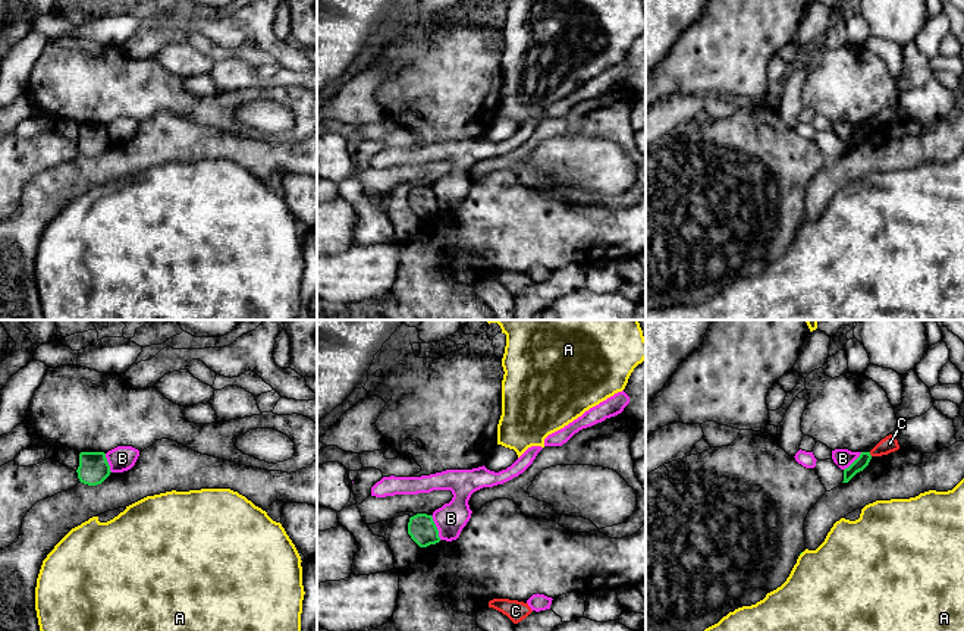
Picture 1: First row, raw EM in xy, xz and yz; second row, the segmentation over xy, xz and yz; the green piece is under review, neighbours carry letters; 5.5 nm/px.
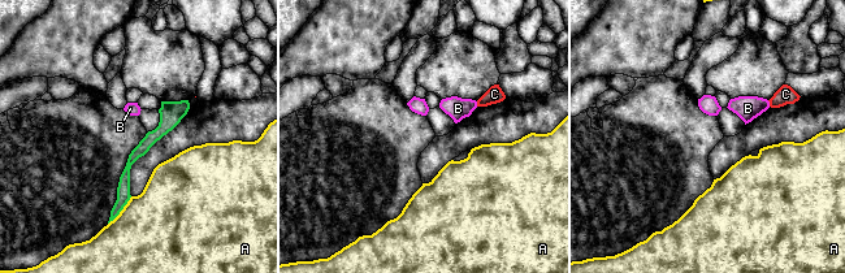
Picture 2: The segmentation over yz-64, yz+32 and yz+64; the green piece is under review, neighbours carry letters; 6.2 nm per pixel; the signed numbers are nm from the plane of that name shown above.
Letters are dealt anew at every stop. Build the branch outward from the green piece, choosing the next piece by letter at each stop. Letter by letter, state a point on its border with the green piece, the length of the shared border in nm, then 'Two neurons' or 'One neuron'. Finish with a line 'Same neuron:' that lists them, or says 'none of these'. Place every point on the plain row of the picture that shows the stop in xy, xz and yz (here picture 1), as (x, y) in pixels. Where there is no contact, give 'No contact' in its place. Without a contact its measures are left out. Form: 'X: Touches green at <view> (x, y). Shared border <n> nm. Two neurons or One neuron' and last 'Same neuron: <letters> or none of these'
A: No contact. Two neurons
B: Touches green at xz (436, 198). Shared border 150 nm. Two neurons
C: Touches green at yz (869, 125). Shared border 30 nm. Two neurons
Same neuron: none of these

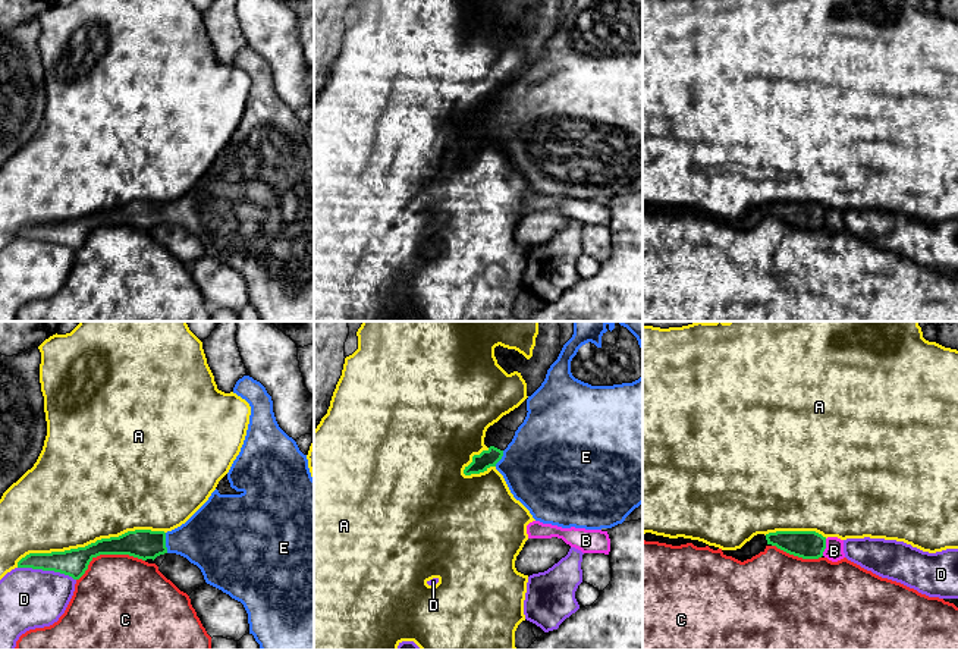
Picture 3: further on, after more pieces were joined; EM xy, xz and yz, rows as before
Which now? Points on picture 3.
A: Touches green at xy (88, 216). Shared border 850 nm. Two neurons
B: Touches green at yz (825, 219). Shared border 100 nm. Two neurons
C: Touches green at xy (107, 225). Shared border 400 nm. Two neurons
D: Touches green at xy (47, 241). Shared border 320 nm. Two neurons
E: Touches green at xy (165, 214). Shared border 110 nm. One neuron
Same neuron: E

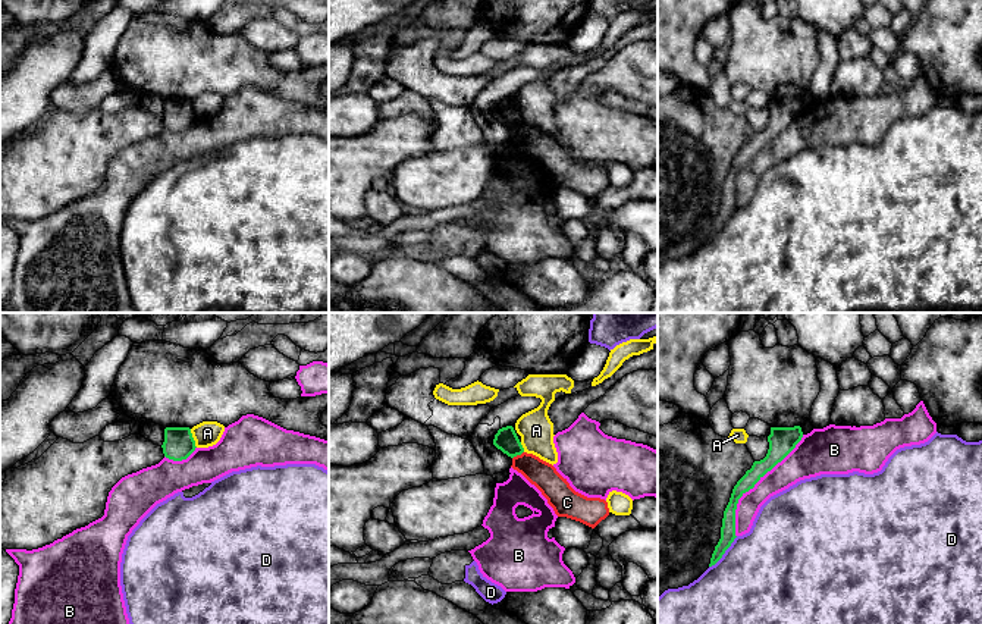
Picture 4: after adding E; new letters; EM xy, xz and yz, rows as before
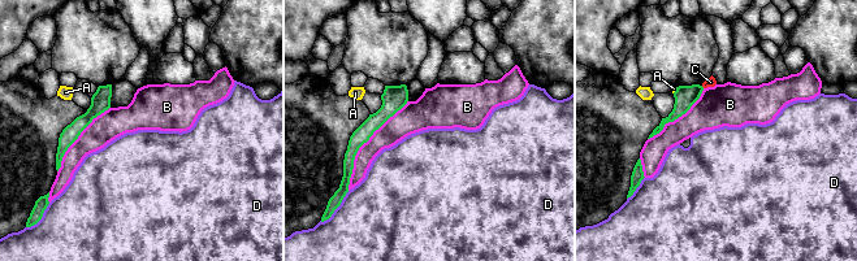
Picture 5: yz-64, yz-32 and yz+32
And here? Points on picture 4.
A: Touches green at xy (193, 109). Shared border 110 nm. Two neurons
B: Touches green at yz (753, 157). Shared border 650 nm. Two neurons
C: Touches green at xz (517, 125). Shared border 80 nm. Two neurons
D: Touches green at yz (724, 223). Shared border 240 nm. Two neurons
Same neuron: none of these

